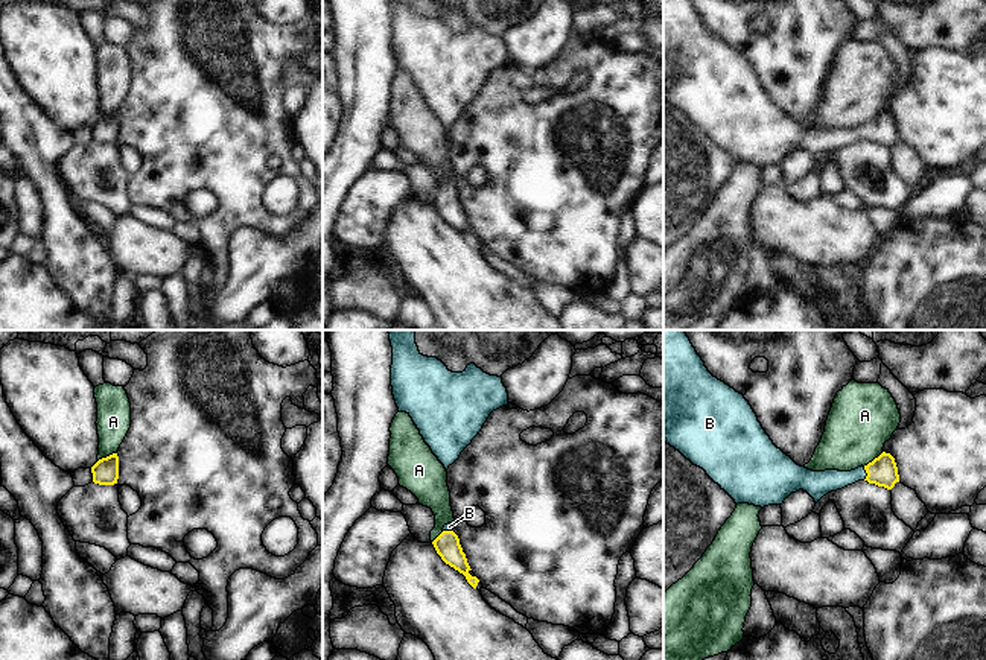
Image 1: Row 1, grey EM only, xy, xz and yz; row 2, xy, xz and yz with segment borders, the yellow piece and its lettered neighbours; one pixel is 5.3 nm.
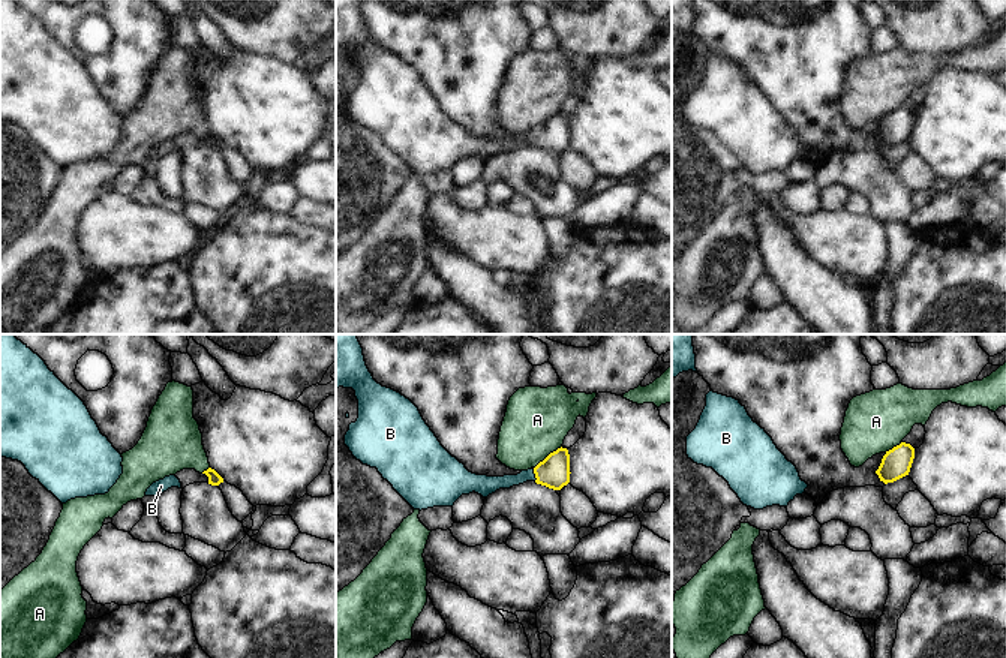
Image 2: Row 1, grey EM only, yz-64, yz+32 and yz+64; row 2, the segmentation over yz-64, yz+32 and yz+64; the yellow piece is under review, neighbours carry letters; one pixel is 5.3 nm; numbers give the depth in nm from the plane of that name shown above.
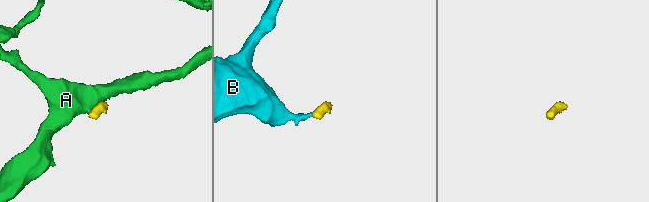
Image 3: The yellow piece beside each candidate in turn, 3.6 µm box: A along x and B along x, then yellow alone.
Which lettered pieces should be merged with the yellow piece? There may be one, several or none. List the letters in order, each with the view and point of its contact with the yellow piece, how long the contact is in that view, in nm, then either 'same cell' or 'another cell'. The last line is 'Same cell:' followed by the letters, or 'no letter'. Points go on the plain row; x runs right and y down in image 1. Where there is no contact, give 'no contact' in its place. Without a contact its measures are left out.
A: meets yellow in xy at (107, 116); contact 120 nm long; another cell
B: meets yellow in yz at (866, 131); contact 70 nm long; same cell
Same cell: B

